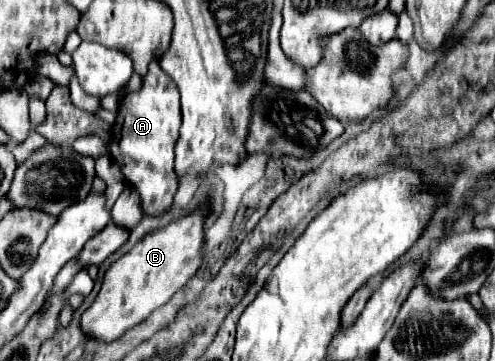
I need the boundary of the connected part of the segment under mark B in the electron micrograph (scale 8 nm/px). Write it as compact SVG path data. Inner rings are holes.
M209 205L189 217L181 217L163 229L145 235L129 253L117 259L103 277L101 291L93 305L83 313L81 327L97 341L115 341L125 331L147 319L157 307L165 305L181 287L185 287L203 263L205 229L203 221L209 215Z

